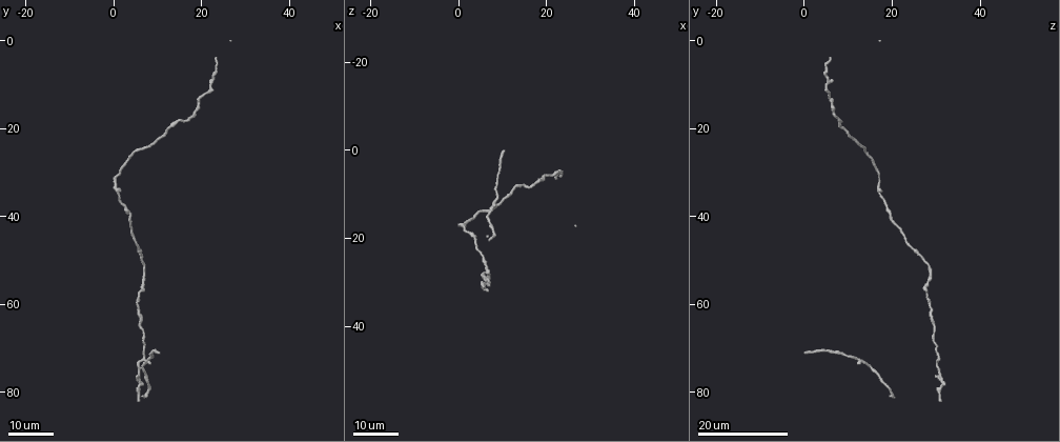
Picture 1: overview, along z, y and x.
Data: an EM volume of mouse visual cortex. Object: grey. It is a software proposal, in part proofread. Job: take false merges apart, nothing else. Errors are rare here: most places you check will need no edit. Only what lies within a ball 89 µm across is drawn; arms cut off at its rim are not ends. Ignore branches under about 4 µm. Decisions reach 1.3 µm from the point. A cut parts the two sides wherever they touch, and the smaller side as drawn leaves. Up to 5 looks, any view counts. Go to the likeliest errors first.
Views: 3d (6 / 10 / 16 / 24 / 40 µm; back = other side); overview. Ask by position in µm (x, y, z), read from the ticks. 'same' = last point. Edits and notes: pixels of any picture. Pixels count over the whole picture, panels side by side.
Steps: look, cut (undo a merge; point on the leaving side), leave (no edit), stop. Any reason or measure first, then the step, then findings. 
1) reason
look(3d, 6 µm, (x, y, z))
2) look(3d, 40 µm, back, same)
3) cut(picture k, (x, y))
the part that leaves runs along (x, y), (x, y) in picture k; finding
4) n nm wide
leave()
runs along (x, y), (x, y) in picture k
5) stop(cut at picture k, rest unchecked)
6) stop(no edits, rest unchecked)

narrows sharply
look(3d, 24 µm, (5.5, 73.5, 30.0))

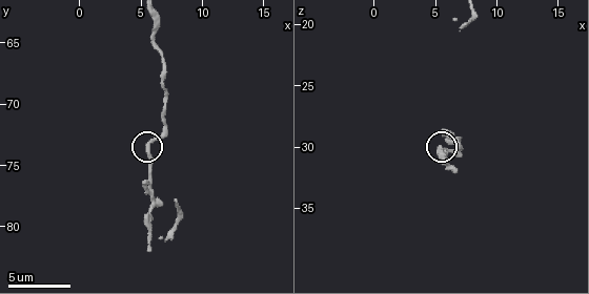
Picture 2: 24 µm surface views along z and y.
look(3d, 6 µm, same)

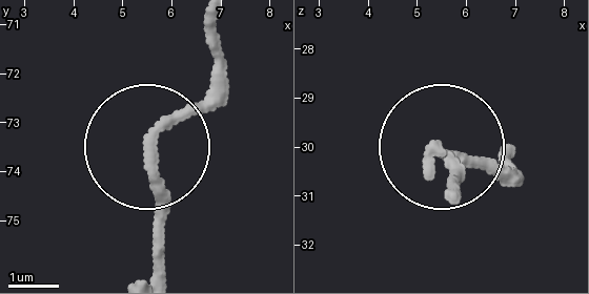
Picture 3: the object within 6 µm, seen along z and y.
170 nm wide
leave()
one cell here

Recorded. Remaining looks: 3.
sudden change in width
look(3d, 24 µm, (8.0, 23.5, 13.0))

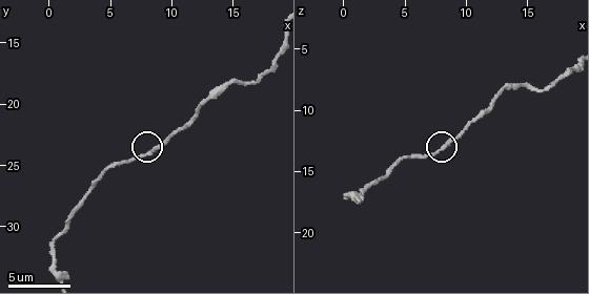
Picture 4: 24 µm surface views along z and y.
look(3d, 6 µm, (7.8, 24.0, 13.2))

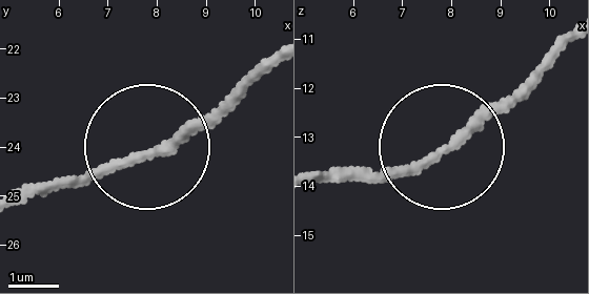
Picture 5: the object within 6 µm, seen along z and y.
leave()
runs along (322, 184), (372, 184), (461, 142), (544, 62) in picture 5; one cell here

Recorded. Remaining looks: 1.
stop(no edits, rest unchecked)

